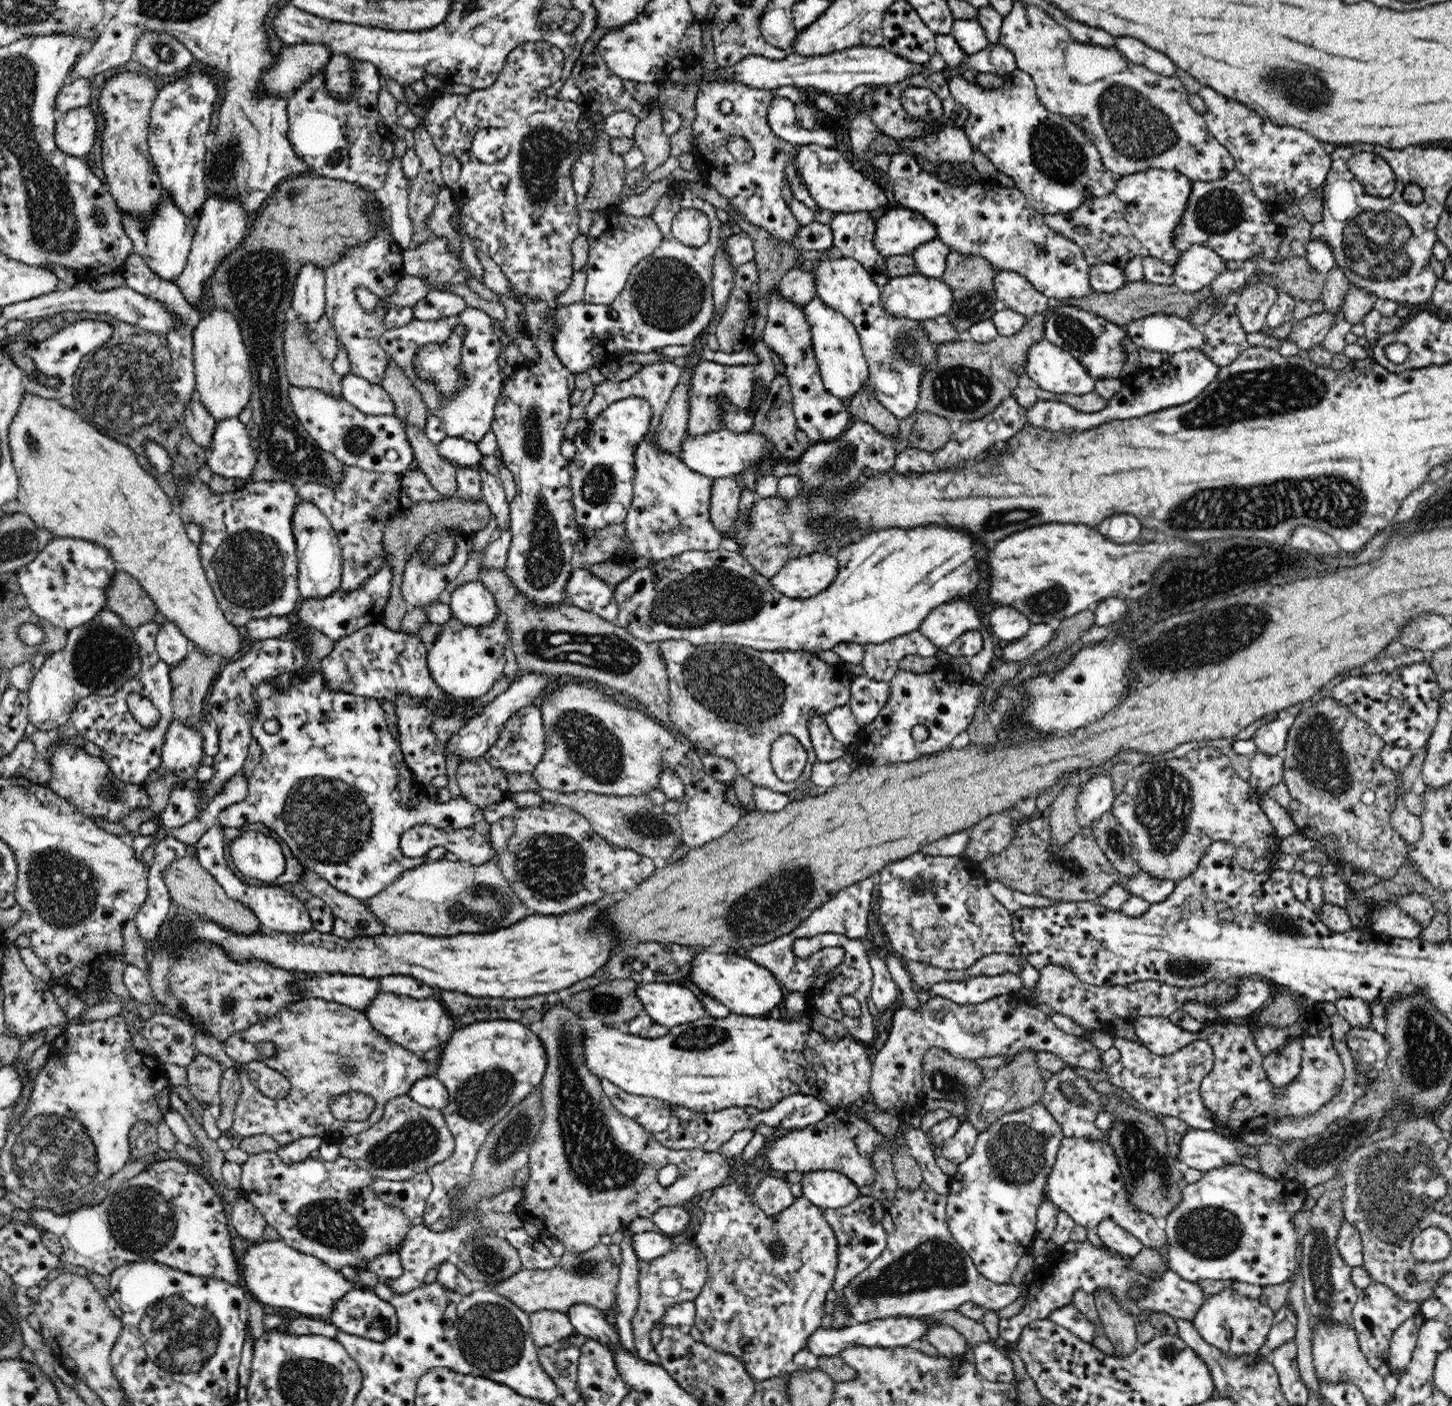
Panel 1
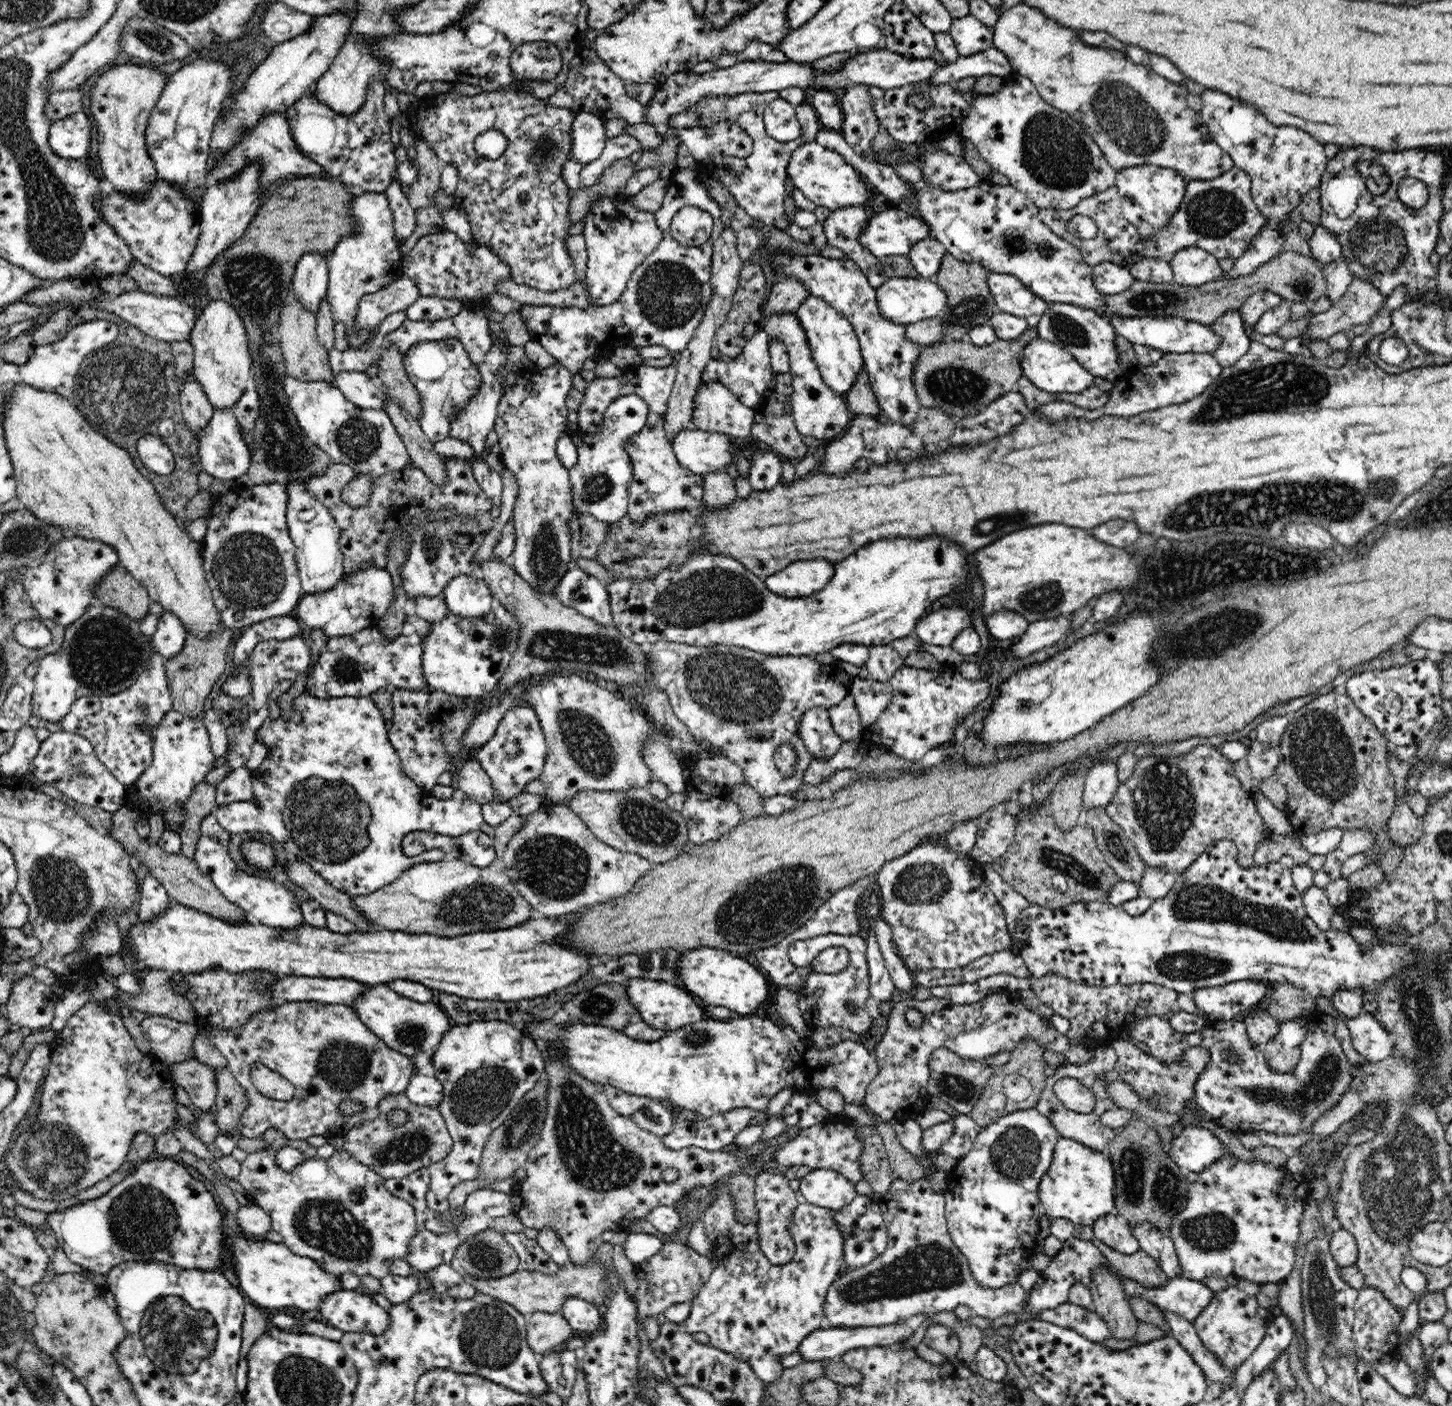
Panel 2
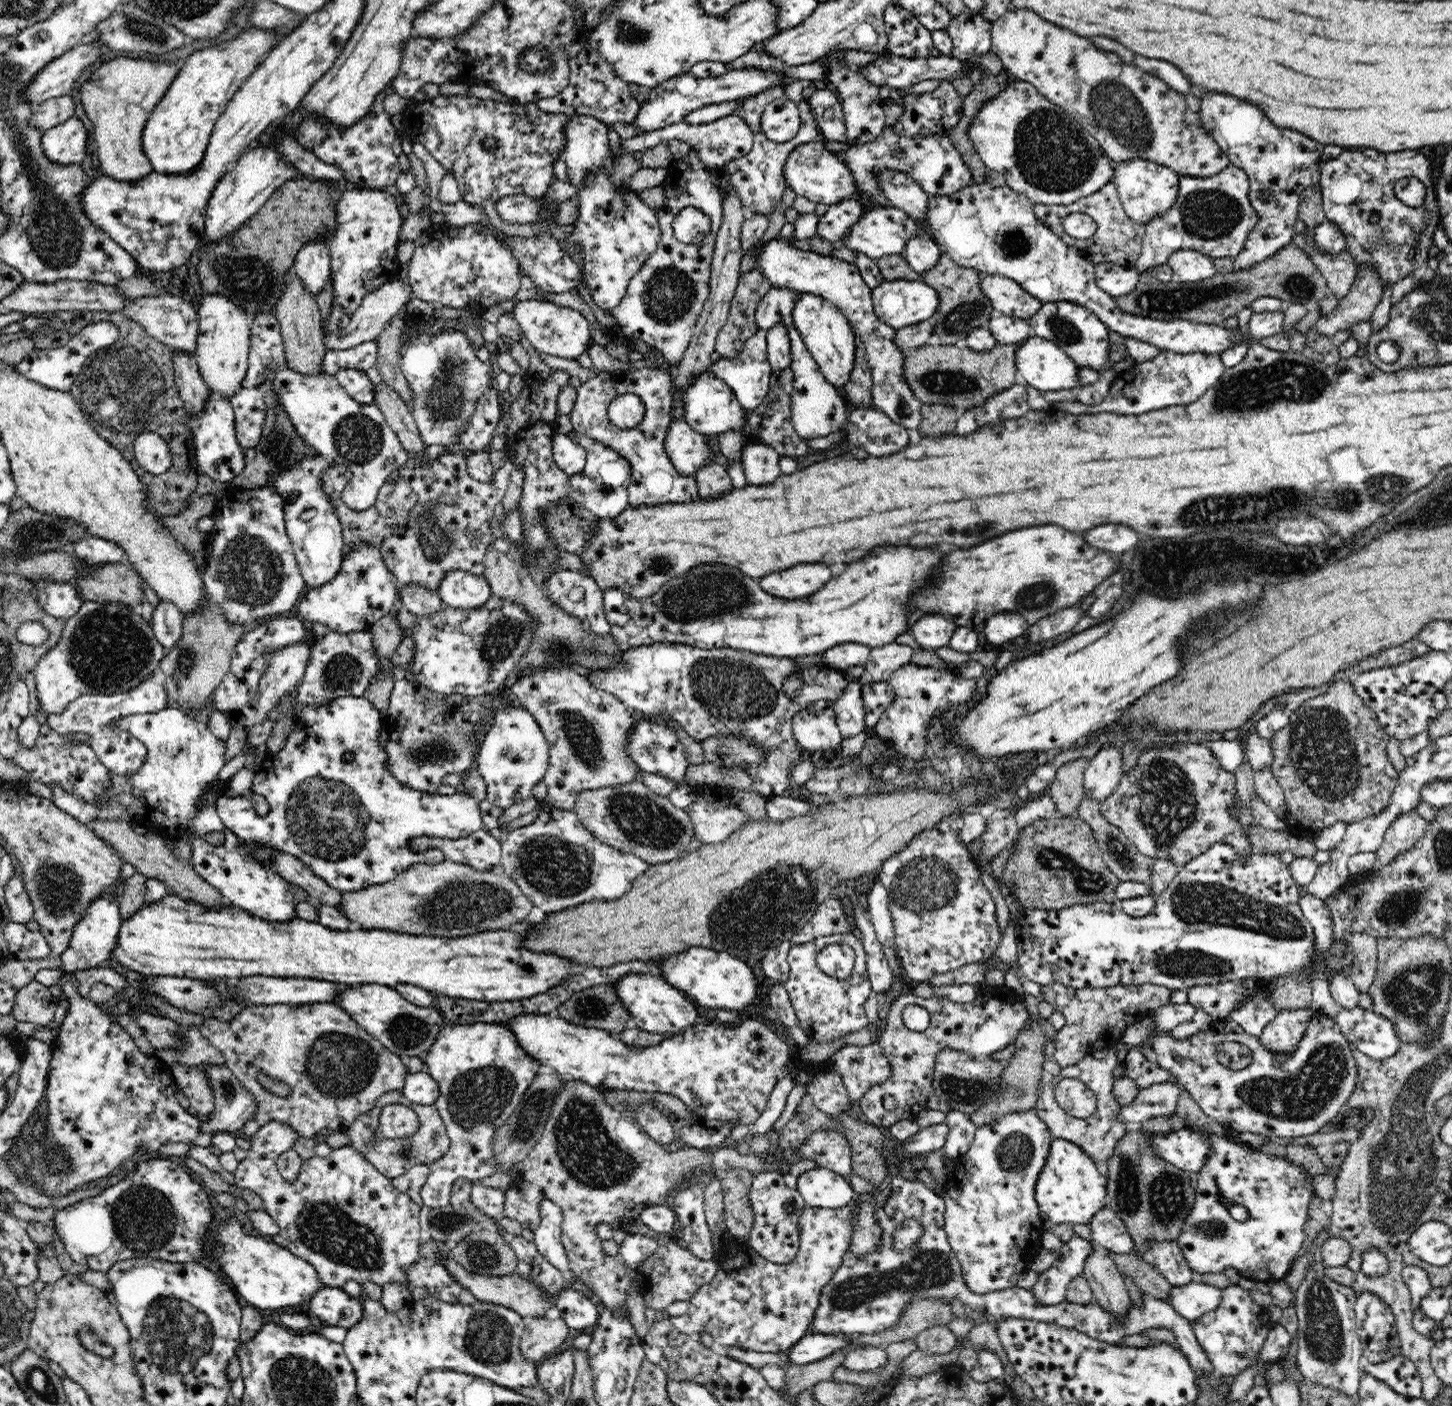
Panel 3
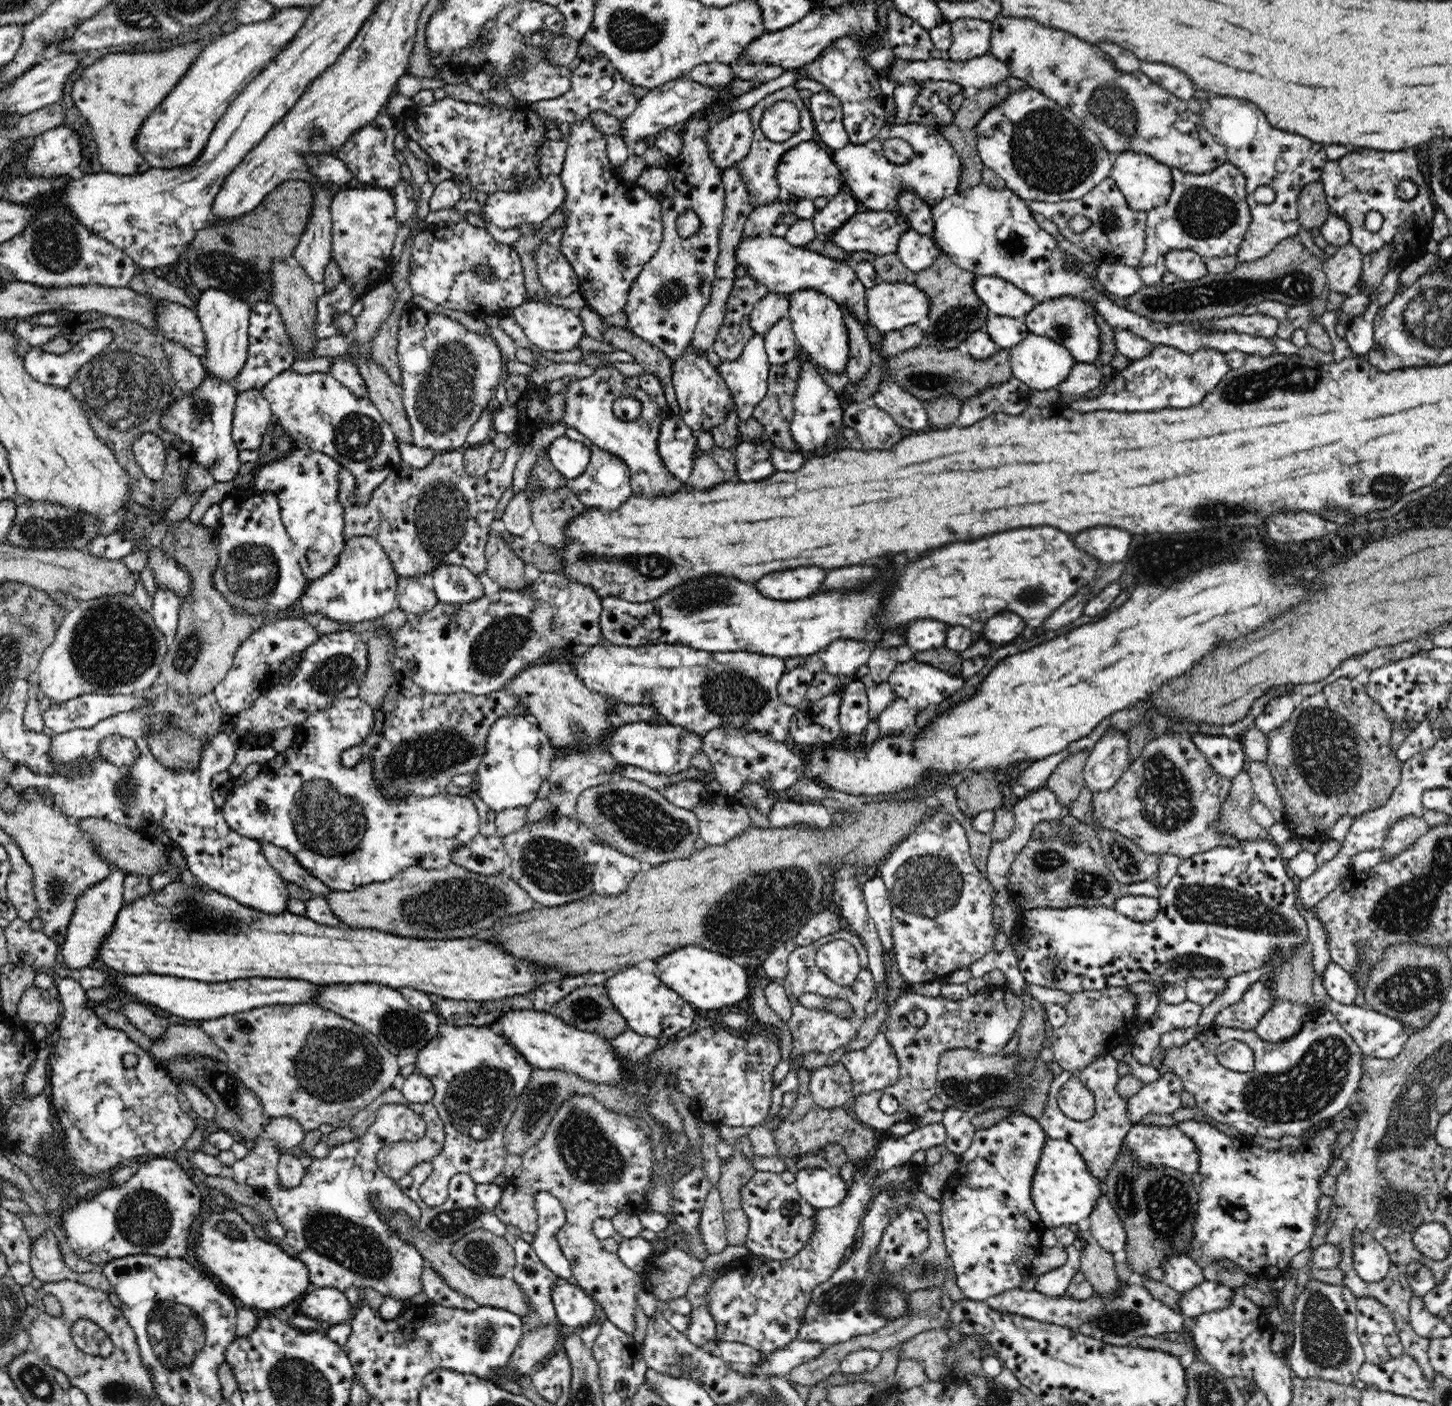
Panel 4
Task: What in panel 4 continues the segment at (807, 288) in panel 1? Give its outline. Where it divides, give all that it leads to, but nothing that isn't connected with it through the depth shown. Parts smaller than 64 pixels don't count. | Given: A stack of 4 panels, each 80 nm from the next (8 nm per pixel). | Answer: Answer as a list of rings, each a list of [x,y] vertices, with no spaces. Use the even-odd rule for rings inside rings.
[[[770,292],[756,303],[749,316],[749,323],[755,335],[764,336],[780,318],[788,314],[788,293]]]

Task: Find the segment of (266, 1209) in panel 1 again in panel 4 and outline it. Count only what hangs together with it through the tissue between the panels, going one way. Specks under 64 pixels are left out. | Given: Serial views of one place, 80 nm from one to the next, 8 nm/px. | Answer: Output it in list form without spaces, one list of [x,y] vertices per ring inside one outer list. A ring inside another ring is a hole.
[[[382,1105],[377,1110],[375,1121],[370,1125],[370,1128],[368,1128],[366,1134],[363,1134],[361,1137],[356,1137],[354,1140],[352,1140],[352,1142],[345,1142],[344,1144],[331,1147],[331,1151],[326,1158],[314,1157],[312,1160],[310,1160],[310,1162],[306,1164],[306,1172],[302,1177],[300,1184],[298,1184],[298,1186],[294,1186],[294,1188],[284,1188],[283,1186],[281,1186],[277,1173],[277,1166],[282,1152],[286,1152],[286,1150],[290,1150],[292,1147],[295,1147],[297,1144],[299,1144],[304,1135],[304,1129],[302,1128],[302,1125],[296,1122],[296,1119],[290,1117],[278,1117],[271,1119],[270,1122],[268,1122],[268,1124],[264,1126],[264,1130],[262,1130],[260,1138],[258,1138],[258,1140],[254,1142],[253,1149],[249,1151],[244,1158],[237,1160],[232,1166],[226,1166],[225,1164],[220,1162],[220,1159],[217,1156],[206,1154],[201,1151],[200,1148],[194,1151],[194,1156],[192,1156],[192,1162],[204,1174],[207,1174],[208,1177],[230,1177],[238,1183],[247,1184],[248,1186],[254,1187],[255,1189],[262,1192],[262,1194],[264,1194],[266,1197],[268,1197],[268,1201],[272,1203],[272,1209],[276,1211],[276,1217],[278,1217],[278,1222],[286,1229],[286,1234],[284,1238],[285,1242],[290,1244],[290,1246],[294,1248],[296,1253],[298,1252],[298,1254],[296,1254],[296,1257],[298,1257],[305,1264],[305,1266],[308,1267],[310,1282],[313,1286],[332,1287],[340,1291],[348,1290],[350,1286],[353,1286],[354,1288],[374,1288],[376,1292],[379,1292],[384,1297],[394,1297],[394,1299],[403,1300],[403,1302],[406,1302],[407,1300],[409,1301],[413,1296],[416,1296],[416,1294],[422,1294],[423,1288],[421,1276],[424,1258],[415,1246],[404,1242],[403,1239],[399,1237],[399,1234],[397,1234],[397,1232],[394,1232],[393,1228],[390,1228],[387,1225],[387,1222],[383,1222],[383,1218],[388,1213],[394,1211],[402,1211],[402,1213],[408,1214],[408,1217],[410,1217],[412,1221],[416,1221],[416,1225],[420,1225],[421,1210],[420,1207],[409,1196],[406,1196],[402,1192],[402,1189],[396,1184],[396,1181],[393,1178],[388,1178],[388,1175],[385,1175],[380,1170],[378,1163],[376,1162],[376,1154],[378,1154],[379,1150],[382,1150],[384,1146],[394,1144],[395,1142],[418,1141],[425,1136],[425,1130],[426,1121],[424,1121],[424,1118],[416,1113],[416,1111],[408,1108],[406,1105]]]

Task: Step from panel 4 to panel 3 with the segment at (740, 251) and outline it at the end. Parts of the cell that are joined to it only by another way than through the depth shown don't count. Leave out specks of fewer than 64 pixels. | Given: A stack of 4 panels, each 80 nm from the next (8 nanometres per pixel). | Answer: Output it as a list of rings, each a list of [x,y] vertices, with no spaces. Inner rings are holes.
[[[779,237],[762,243],[761,246],[756,244],[750,251],[756,255],[757,266],[772,287],[820,295],[845,314],[856,335],[862,339],[867,353],[873,379],[873,407],[884,412],[896,424],[918,429],[922,422],[923,403],[916,399],[908,383],[904,381],[904,357],[908,352],[900,351],[894,345],[897,329],[884,324],[876,316],[871,297],[872,289],[864,282],[858,267],[837,257],[798,250]]]

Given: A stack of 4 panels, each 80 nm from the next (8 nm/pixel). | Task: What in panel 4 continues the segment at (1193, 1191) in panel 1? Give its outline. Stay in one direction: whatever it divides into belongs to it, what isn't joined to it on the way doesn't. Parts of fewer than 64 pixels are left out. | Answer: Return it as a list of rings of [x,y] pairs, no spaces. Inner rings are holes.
[[[1186,1120],[1176,1126],[1196,1145],[1199,1154],[1197,1172],[1203,1177],[1201,1186],[1198,1187],[1198,1210],[1188,1256],[1202,1268],[1208,1263],[1221,1263],[1224,1258],[1228,1258],[1257,1279],[1283,1277],[1290,1268],[1290,1260],[1310,1247],[1310,1238],[1314,1234],[1318,1218],[1318,1198],[1322,1196],[1320,1178],[1326,1175],[1326,1170],[1333,1162],[1332,1144],[1336,1142],[1338,1133],[1332,1127],[1320,1128],[1316,1134],[1301,1139],[1297,1150],[1290,1150],[1288,1147],[1267,1150],[1247,1142],[1244,1137],[1230,1137],[1209,1123]],[[1238,1208],[1248,1212],[1246,1220],[1234,1219],[1232,1212]]]

